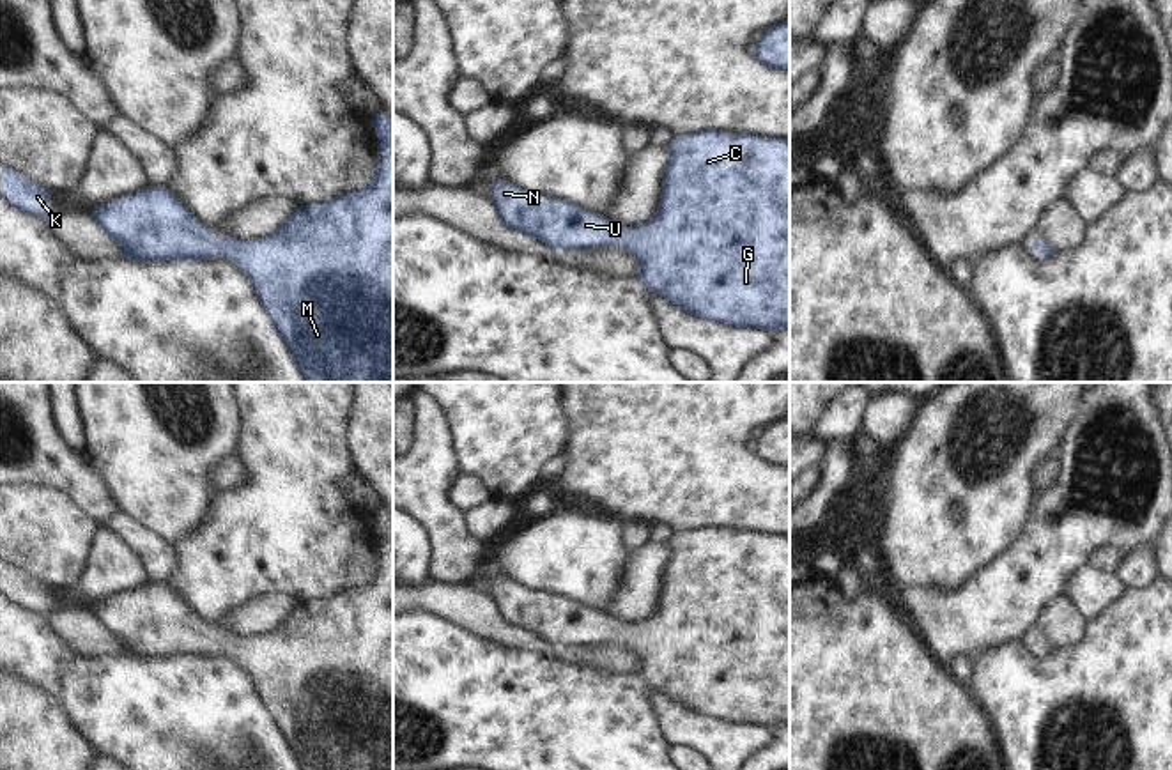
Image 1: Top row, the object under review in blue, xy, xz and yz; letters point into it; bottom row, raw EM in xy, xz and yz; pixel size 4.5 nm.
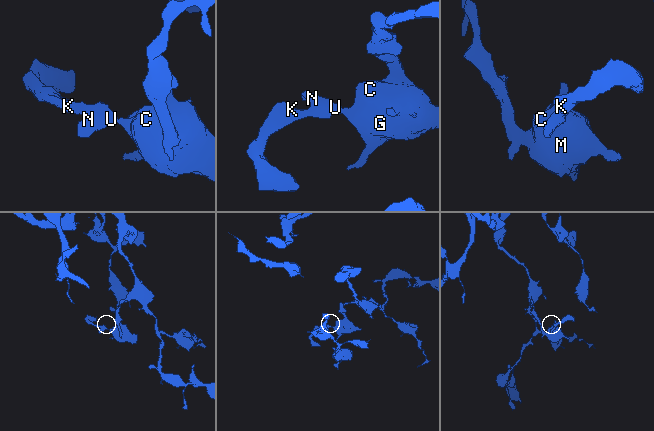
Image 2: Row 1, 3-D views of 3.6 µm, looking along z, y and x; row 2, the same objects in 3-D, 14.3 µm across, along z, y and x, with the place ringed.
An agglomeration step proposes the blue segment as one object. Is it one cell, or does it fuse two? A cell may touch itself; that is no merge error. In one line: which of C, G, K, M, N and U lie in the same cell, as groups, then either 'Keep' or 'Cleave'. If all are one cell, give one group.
Groups: C G K M N U. Keep.

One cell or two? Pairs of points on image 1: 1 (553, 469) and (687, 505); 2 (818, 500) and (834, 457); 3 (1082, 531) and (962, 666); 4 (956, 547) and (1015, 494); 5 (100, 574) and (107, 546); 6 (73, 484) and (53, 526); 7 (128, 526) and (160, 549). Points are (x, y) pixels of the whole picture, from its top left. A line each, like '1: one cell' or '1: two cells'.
1: two cells
2: one cell
3: two cells
4: one cell
5: one cell
6: two cells
7: one cell

